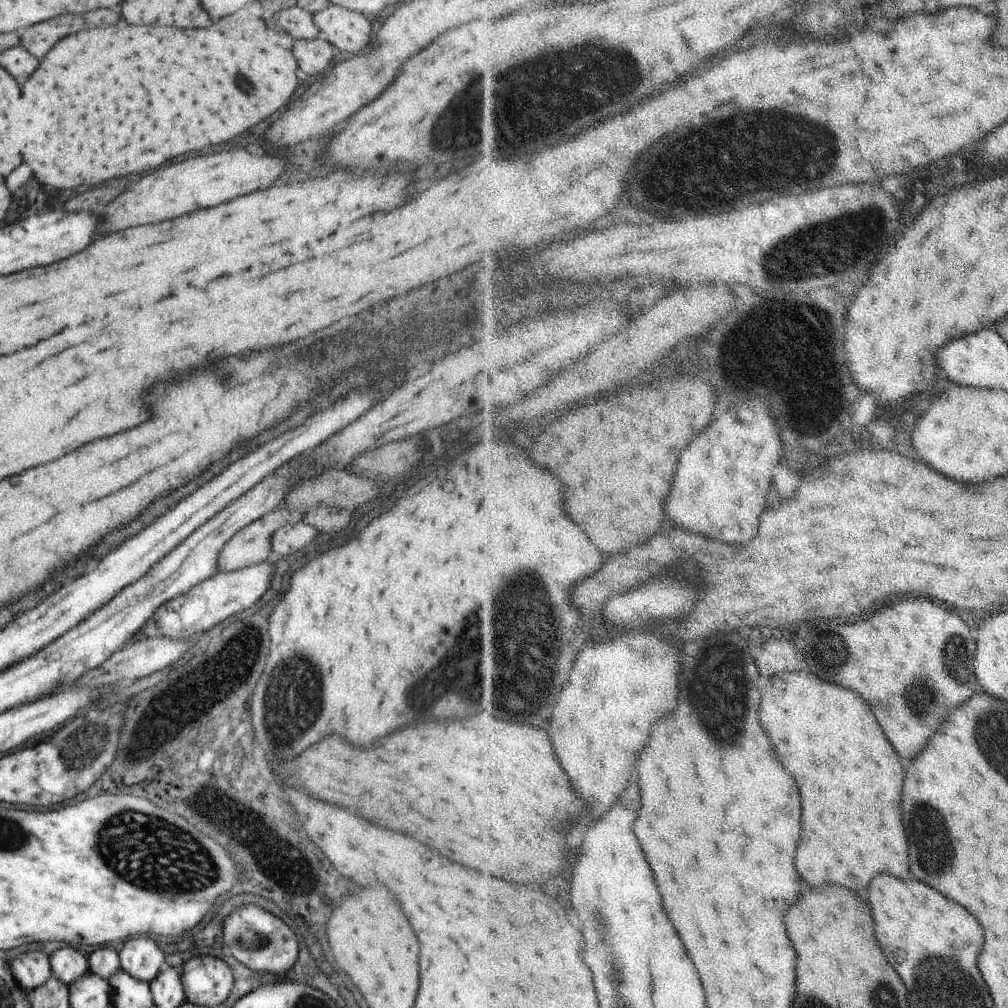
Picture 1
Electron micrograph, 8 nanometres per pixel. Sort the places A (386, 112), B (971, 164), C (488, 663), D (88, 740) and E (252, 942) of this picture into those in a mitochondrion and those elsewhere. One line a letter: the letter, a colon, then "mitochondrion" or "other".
A: other
B: other
C: mitochondrion
D: mitochondrion
E: mitochondrion

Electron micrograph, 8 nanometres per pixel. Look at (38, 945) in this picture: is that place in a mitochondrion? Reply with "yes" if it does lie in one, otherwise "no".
no

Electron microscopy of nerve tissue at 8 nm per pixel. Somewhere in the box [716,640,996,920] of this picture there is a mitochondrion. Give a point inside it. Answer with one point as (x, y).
(919, 819)

